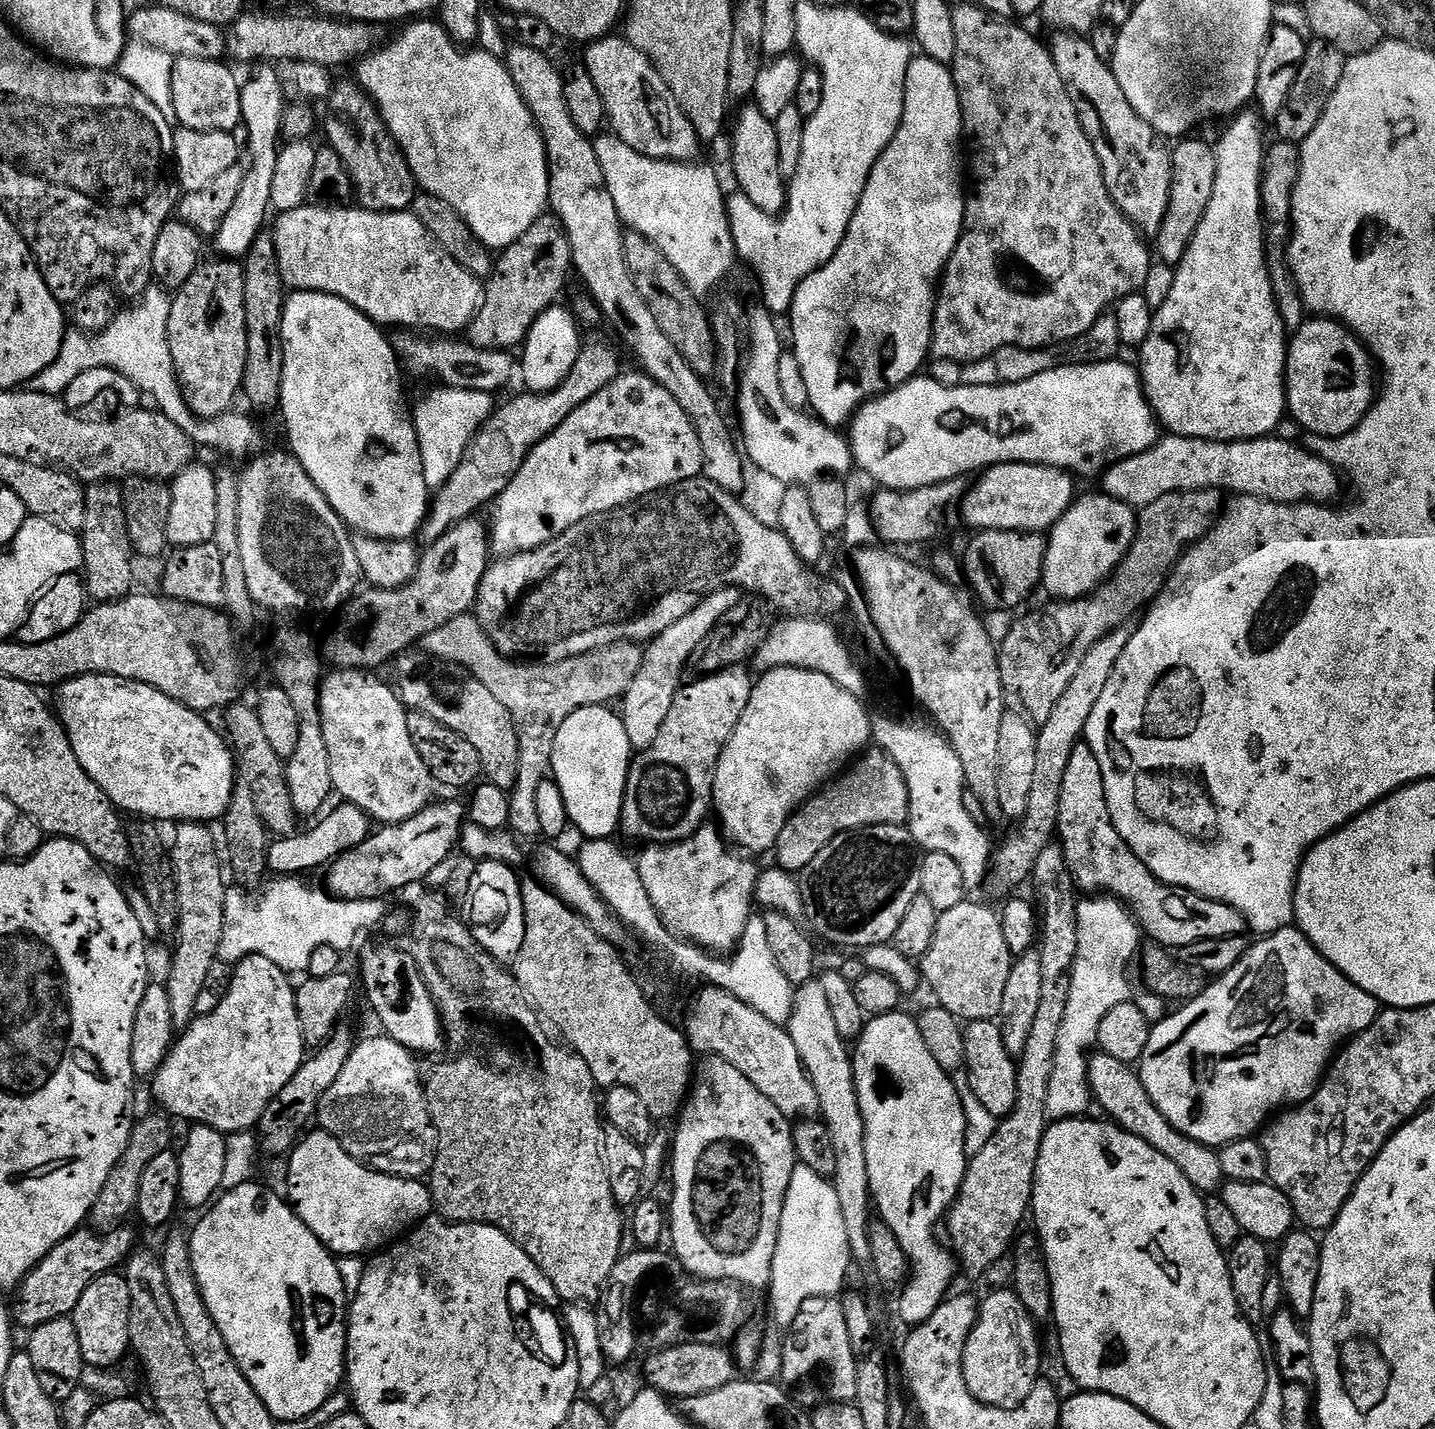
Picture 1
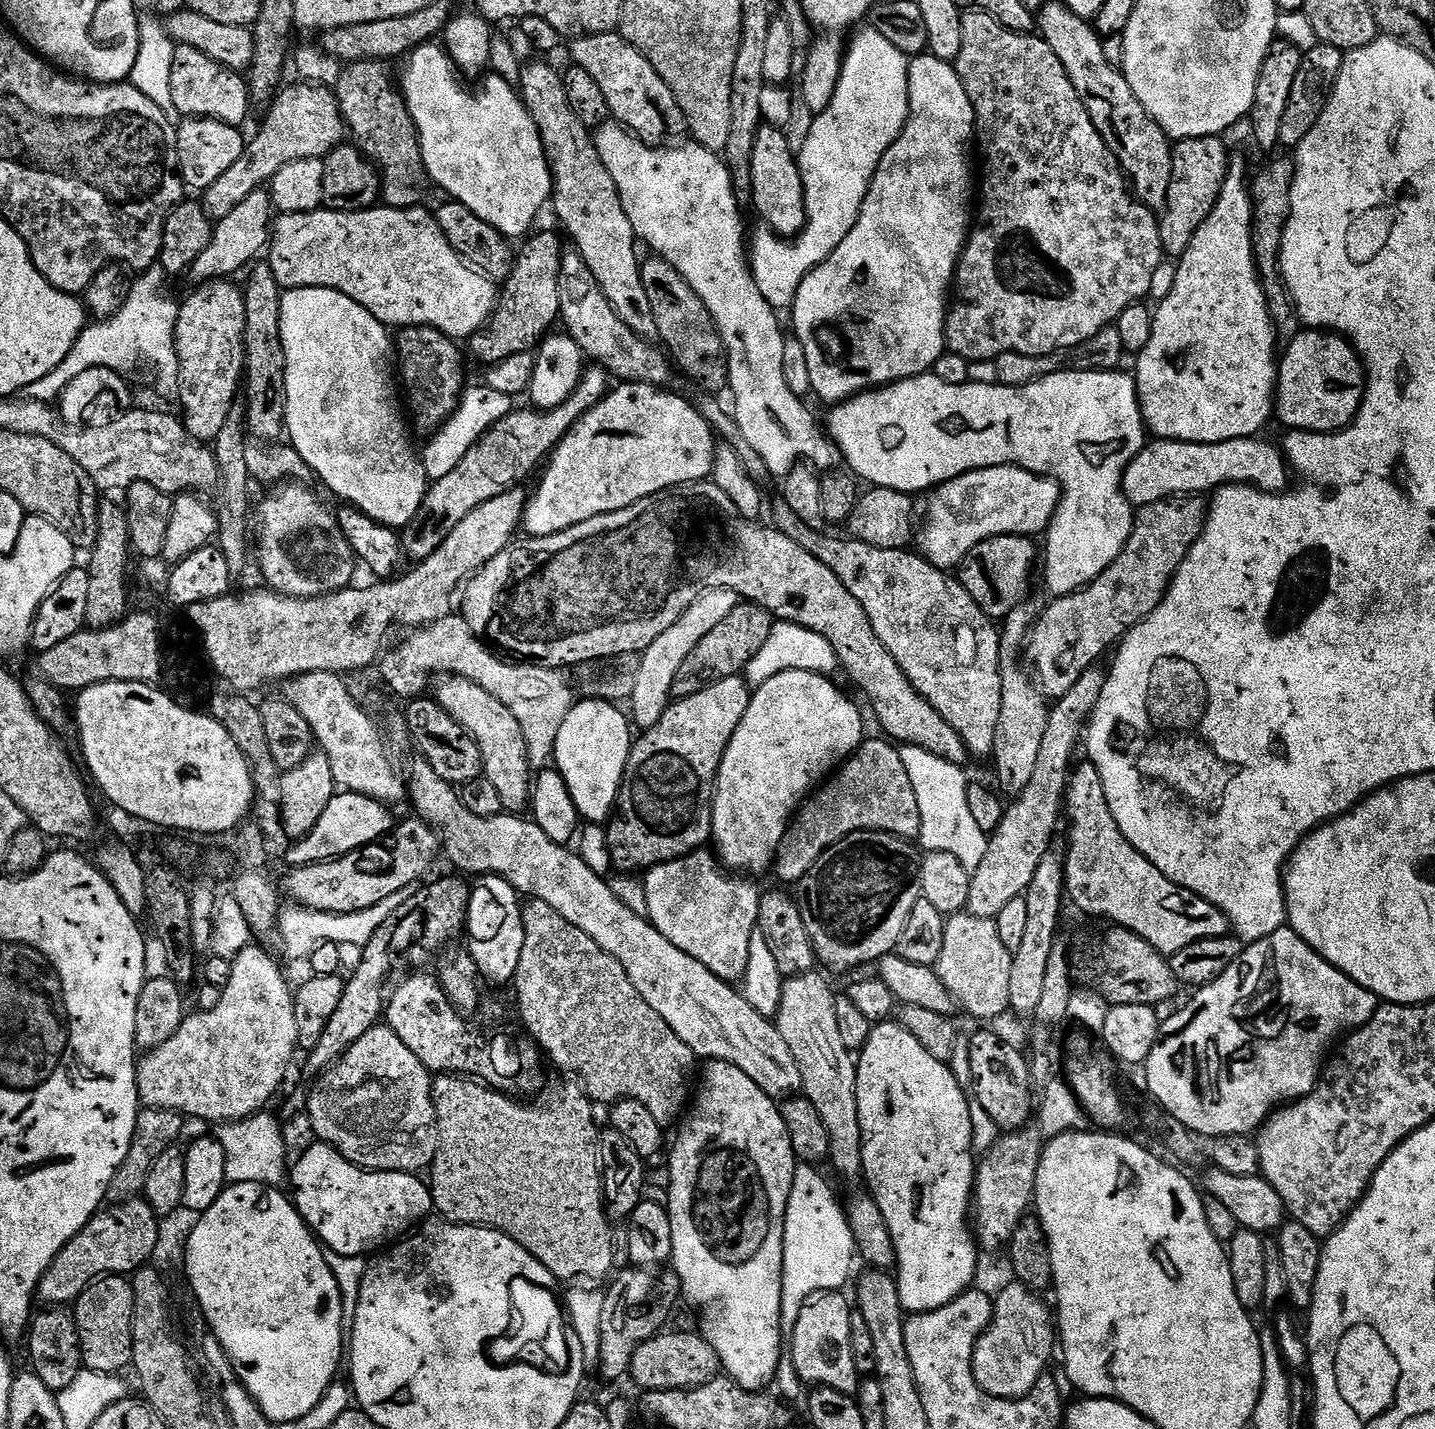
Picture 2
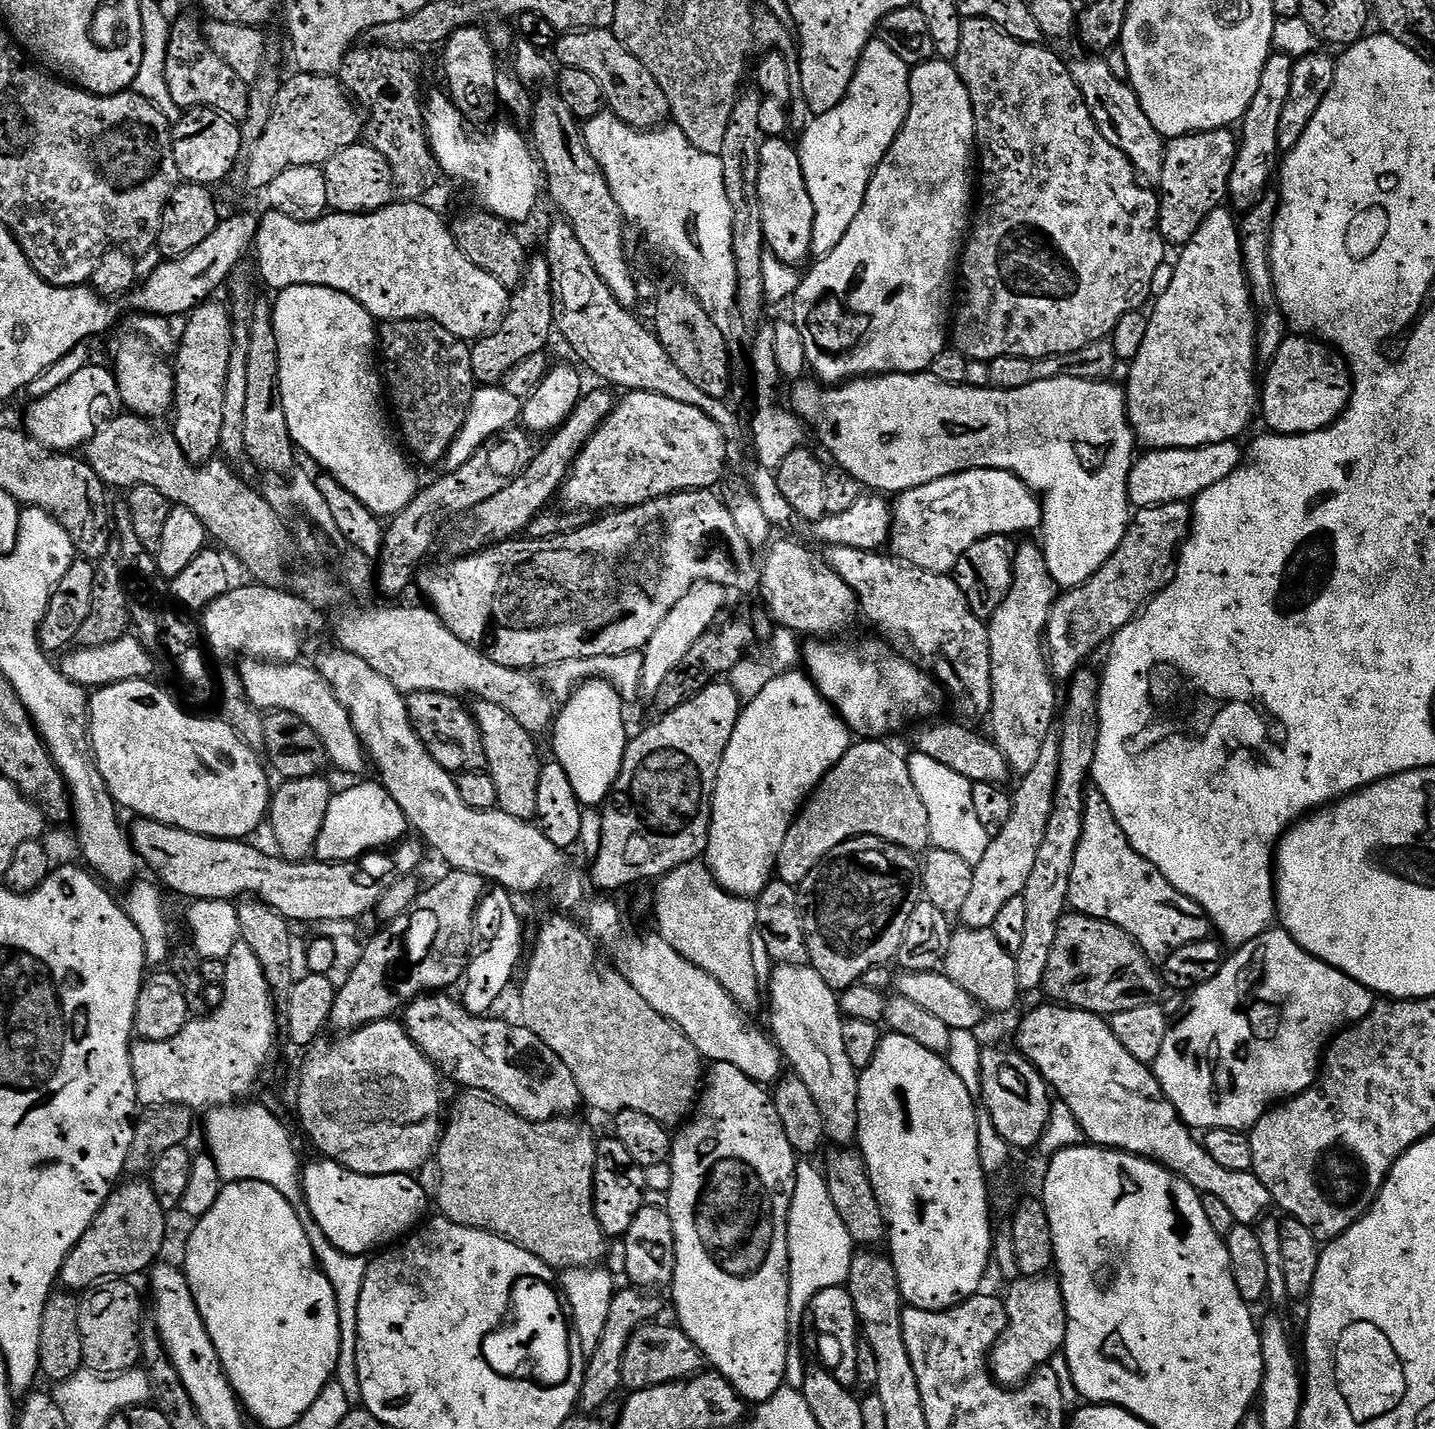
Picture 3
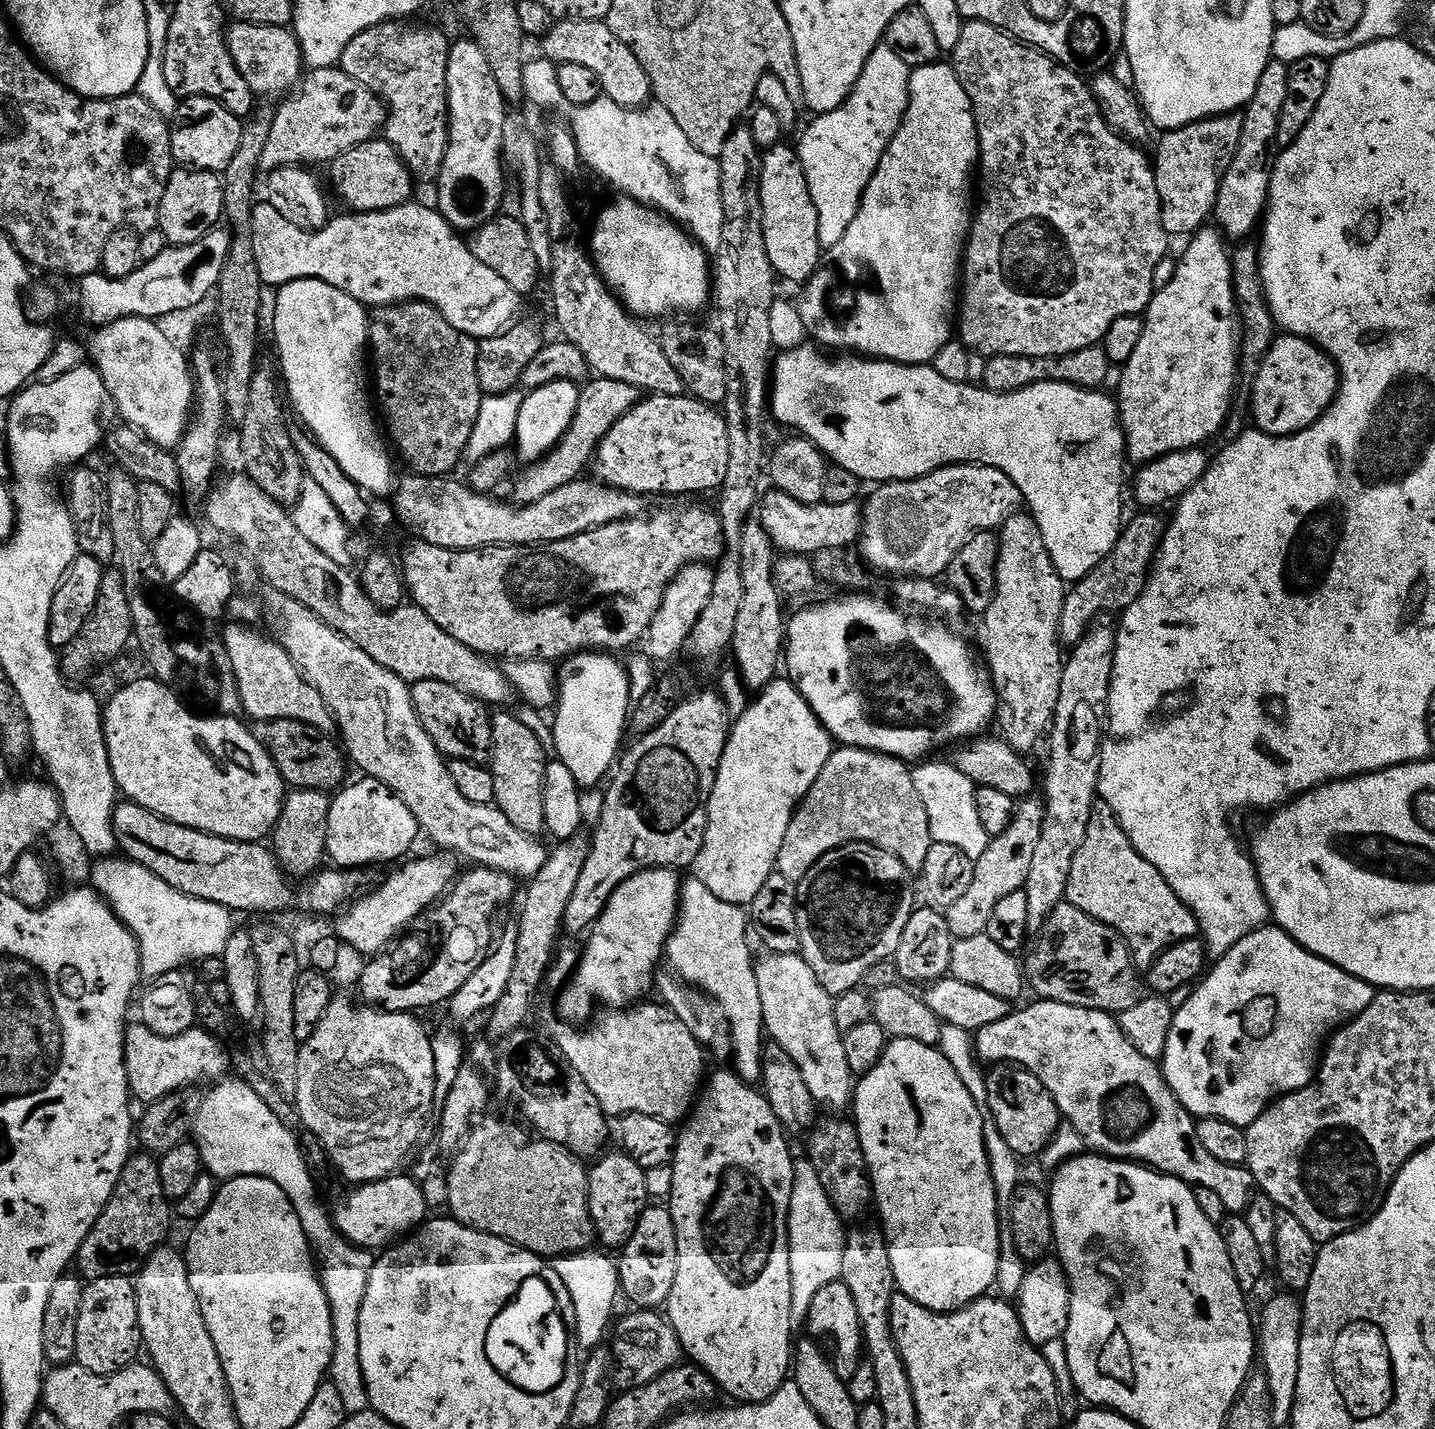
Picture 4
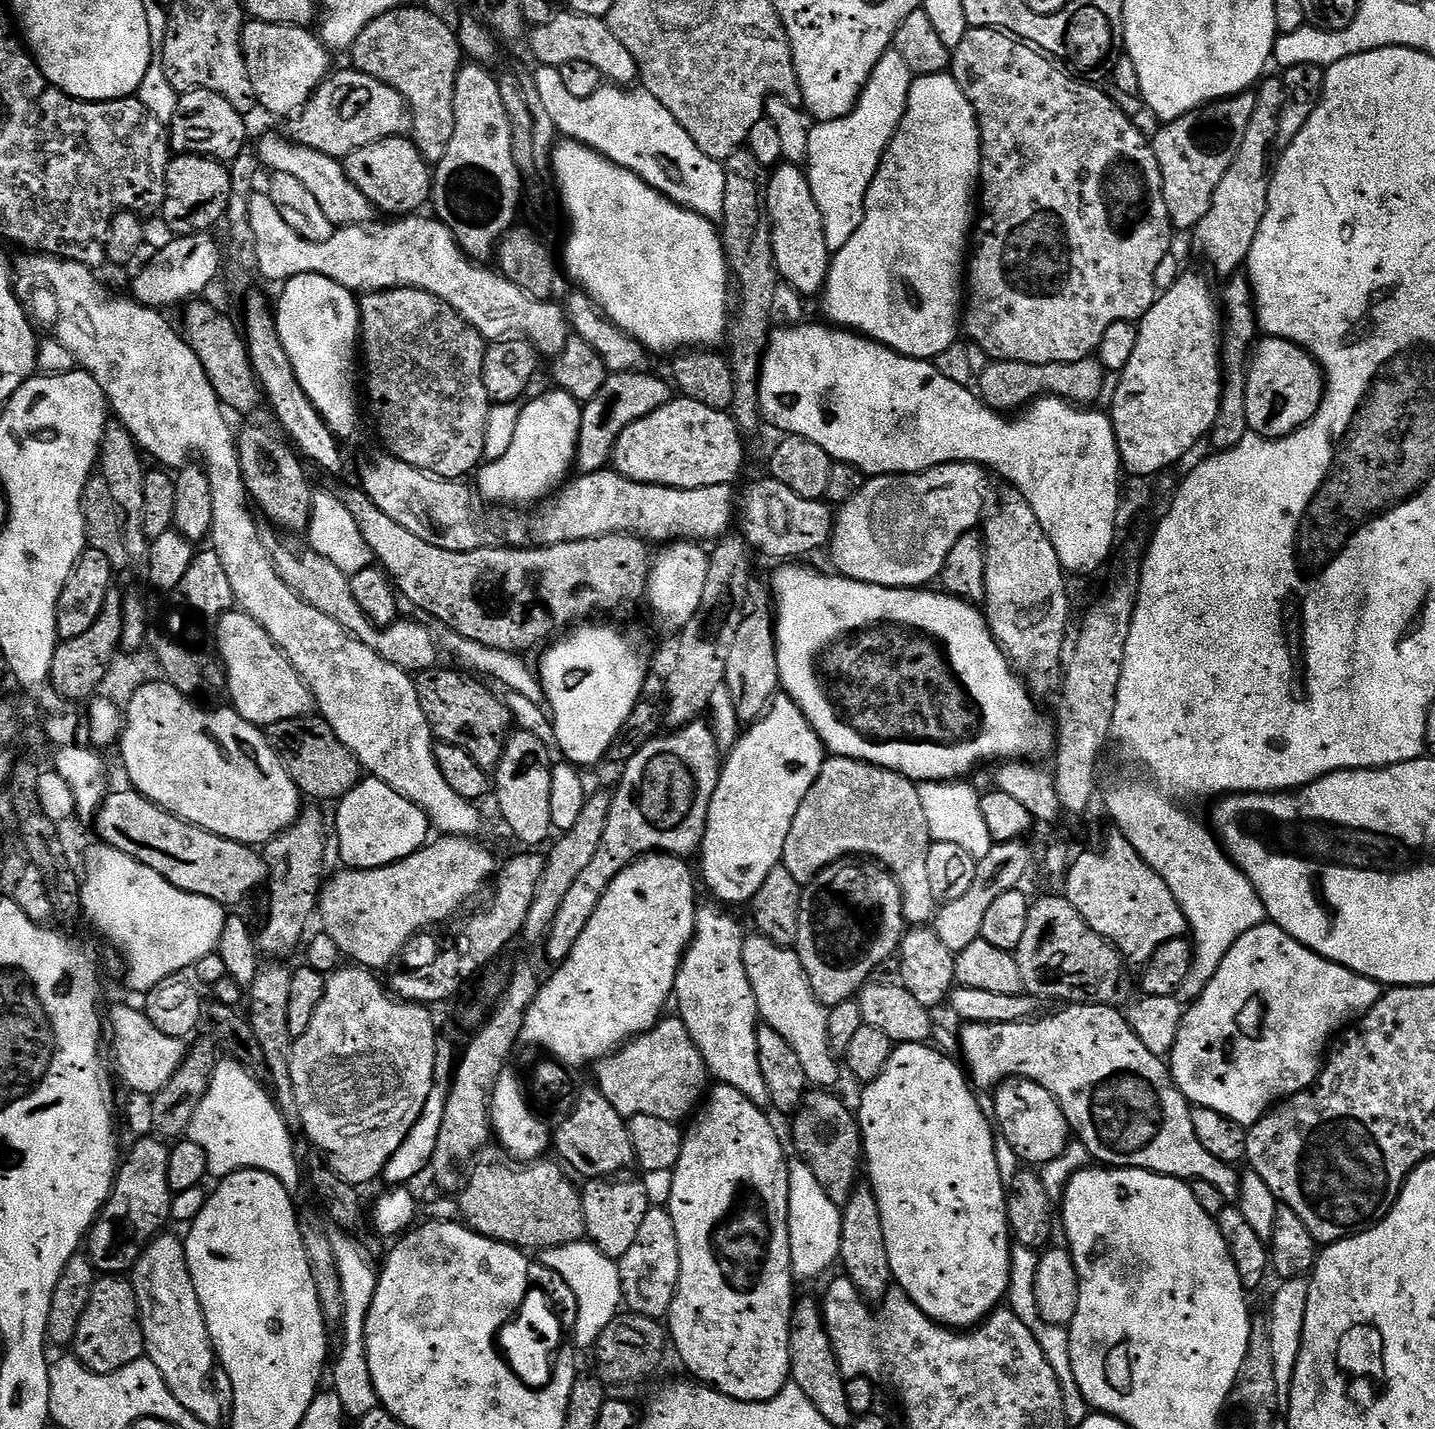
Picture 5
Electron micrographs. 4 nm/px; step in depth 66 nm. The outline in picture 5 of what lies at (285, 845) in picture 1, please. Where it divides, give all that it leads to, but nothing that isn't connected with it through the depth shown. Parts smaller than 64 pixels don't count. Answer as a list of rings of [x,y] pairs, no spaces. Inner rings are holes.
[[[361,779],[354,791],[347,792],[335,808],[336,848],[344,863],[341,865],[348,868],[381,868],[406,859],[429,843],[428,815],[381,780]]]

